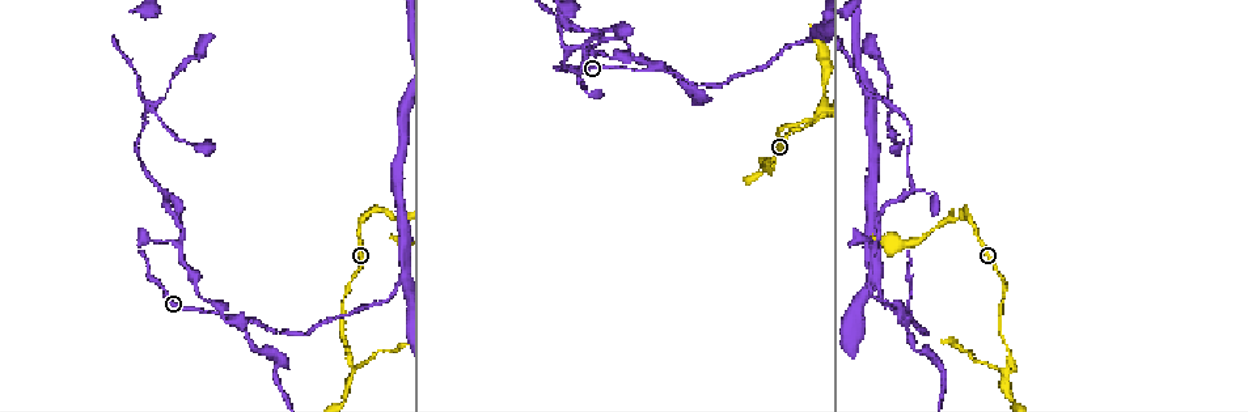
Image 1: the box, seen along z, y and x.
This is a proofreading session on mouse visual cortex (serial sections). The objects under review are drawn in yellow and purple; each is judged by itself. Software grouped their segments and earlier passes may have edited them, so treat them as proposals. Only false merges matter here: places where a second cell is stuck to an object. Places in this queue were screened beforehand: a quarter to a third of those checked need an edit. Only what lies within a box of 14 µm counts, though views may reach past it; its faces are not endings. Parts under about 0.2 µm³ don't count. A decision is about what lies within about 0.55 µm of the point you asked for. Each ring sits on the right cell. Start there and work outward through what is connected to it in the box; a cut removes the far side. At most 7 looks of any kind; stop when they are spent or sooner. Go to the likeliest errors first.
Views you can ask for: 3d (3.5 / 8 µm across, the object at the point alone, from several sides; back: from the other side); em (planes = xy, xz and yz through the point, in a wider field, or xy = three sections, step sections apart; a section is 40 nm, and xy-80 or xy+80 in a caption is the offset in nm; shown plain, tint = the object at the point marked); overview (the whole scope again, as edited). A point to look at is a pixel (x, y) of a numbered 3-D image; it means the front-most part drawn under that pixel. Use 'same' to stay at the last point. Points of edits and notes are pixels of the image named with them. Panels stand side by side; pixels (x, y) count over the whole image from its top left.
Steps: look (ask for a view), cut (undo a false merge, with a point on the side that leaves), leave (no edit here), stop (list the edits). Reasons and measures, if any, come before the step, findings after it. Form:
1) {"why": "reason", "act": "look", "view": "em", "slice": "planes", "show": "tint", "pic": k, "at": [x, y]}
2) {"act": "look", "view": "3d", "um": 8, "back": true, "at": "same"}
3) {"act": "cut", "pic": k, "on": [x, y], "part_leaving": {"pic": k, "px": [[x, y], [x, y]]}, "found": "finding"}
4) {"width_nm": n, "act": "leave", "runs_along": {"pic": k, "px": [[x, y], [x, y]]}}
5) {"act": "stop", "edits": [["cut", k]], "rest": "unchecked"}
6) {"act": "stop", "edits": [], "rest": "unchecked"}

{"act": "look", "view": "3d", "um": 3.5, "back": true, "pic": 1, "at": [646, 68]}

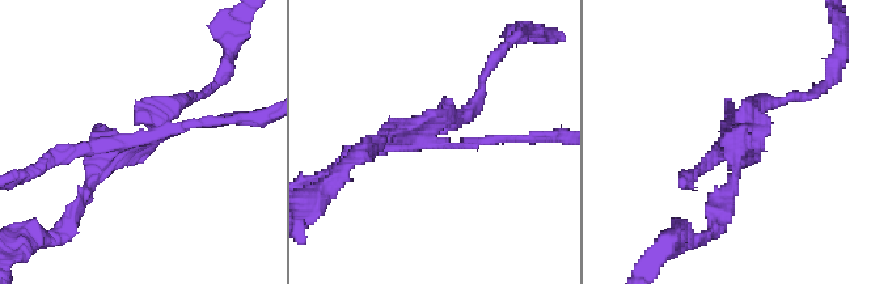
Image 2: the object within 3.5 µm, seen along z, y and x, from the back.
{"act": "cut", "pic": 2, "on": [717, 200], "found": "a second cell is stuck on"}

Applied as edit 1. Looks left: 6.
{"why": "redraw", "act": "look", "view": "overview"}

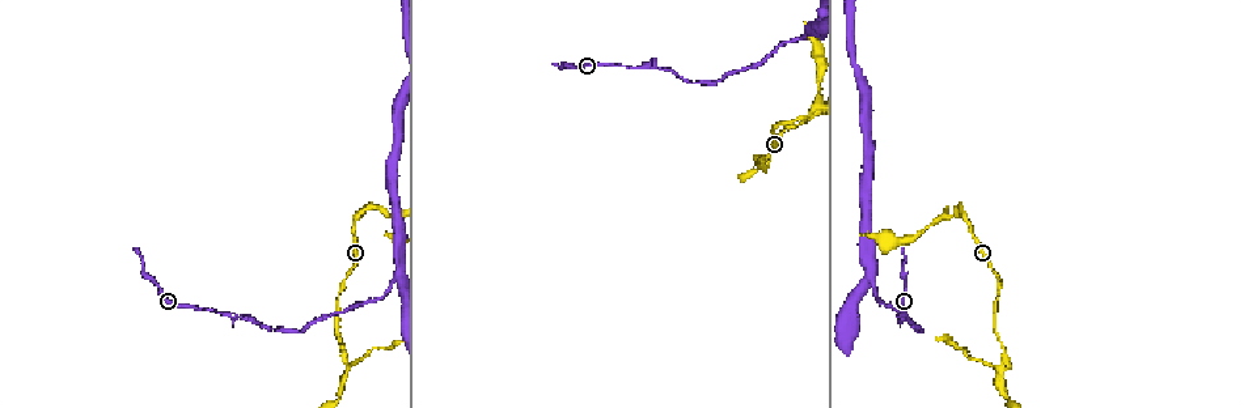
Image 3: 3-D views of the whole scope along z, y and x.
{"why": "abrupt turn", "act": "look", "view": "3d", "um": 8, "pic": 3, "at": [766, 163]}

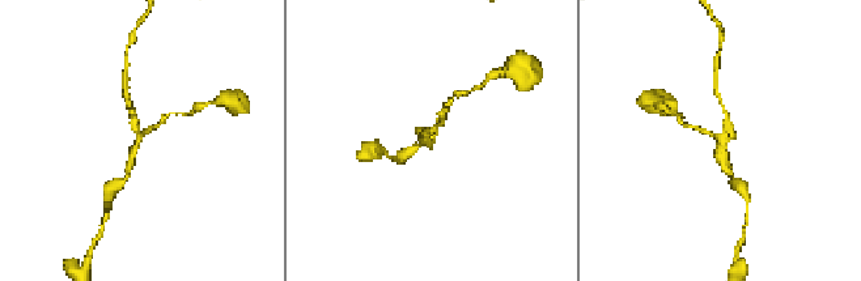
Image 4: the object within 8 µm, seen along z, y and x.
{"arms": 3, "arm_widths_nm": [150, 150, 200], "act": "look", "view": "em", "slice": "xy", "step": 1, "show": "tint", "pic": 4, "at": [432, 138]}

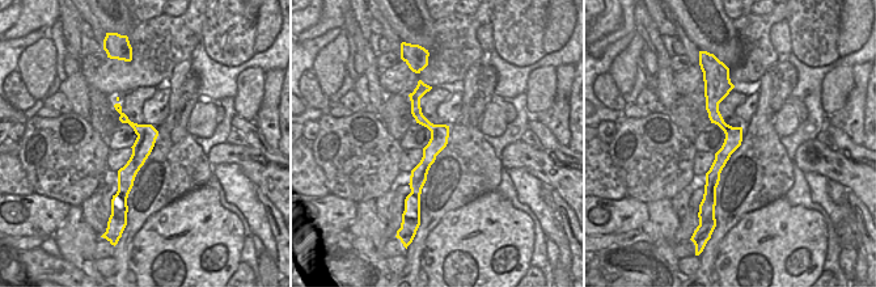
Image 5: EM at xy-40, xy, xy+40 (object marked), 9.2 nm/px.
{"width_nm": 170, "act": "leave", "runs_along": {"pic": 4, "px": [[721, 105], [725, 167]]}, "found": "continuous, no second cell"}

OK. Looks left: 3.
{"why": "a narrow waist", "act": "look", "view": "3d", "um": 3.5, "pic": 3, "at": [388, 216]}

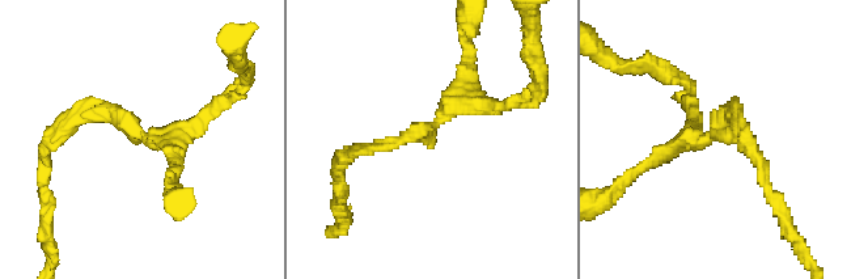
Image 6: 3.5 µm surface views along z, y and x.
{"act": "look", "view": "em", "slice": "xy", "step": 2, "show": "tint", "pic": 6, "at": [150, 143]}

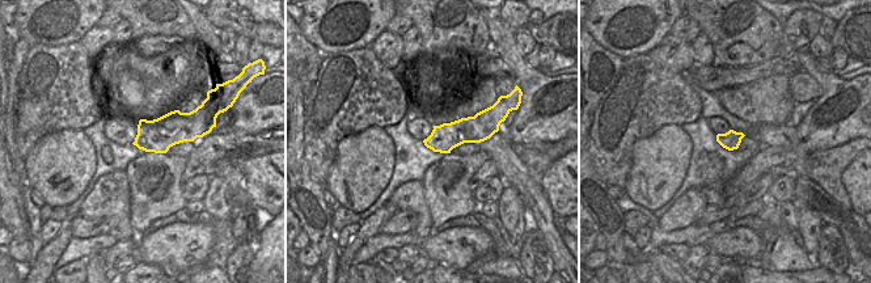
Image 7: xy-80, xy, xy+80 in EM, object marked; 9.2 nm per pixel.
{"act": "leave", "runs_along": {"pic": 6, "px": [[371, 147], [427, 130], [462, 97], [466, 46]]}, "found": "all the same cell"}

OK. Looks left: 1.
{"act": "stop", "edits": [["cut", 2]], "rest": "unchecked"}

